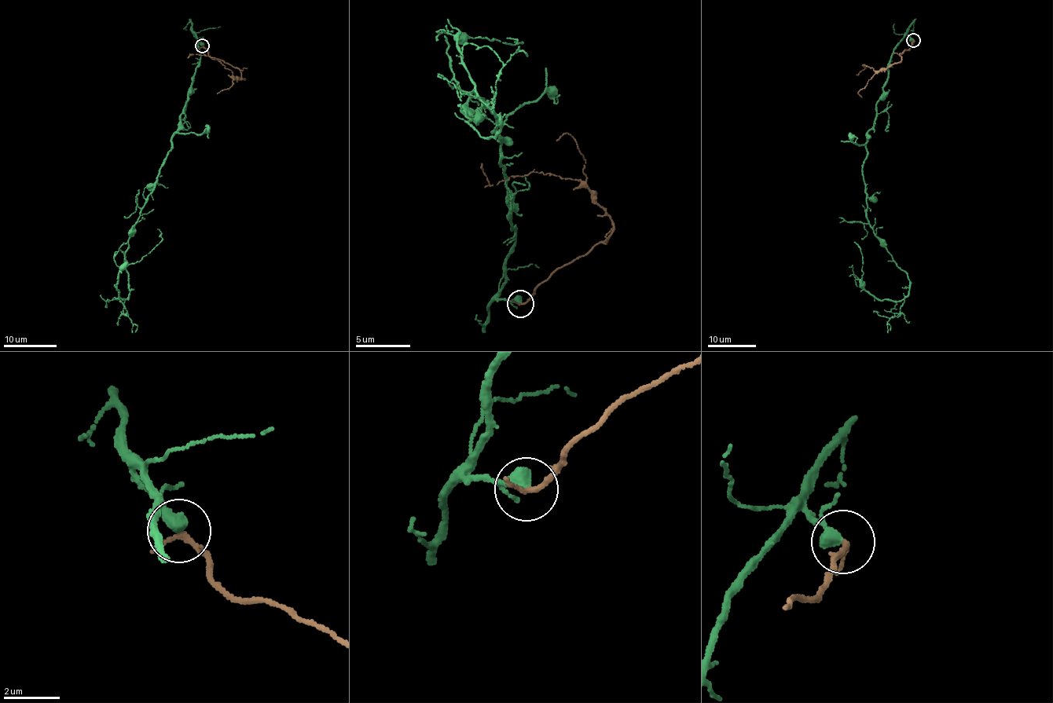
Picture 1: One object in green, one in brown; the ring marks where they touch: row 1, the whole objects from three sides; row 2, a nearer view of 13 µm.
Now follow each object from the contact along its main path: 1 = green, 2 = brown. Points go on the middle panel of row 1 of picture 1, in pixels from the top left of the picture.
1: (520, 304), (498, 295), (505, 138), (477, 90), (473, 129), (502, 128), (458, 41), (507, 38)
2: (520, 304), (559, 268), (607, 239), (612, 222), (582, 182), (539, 171), (489, 184), (482, 162)

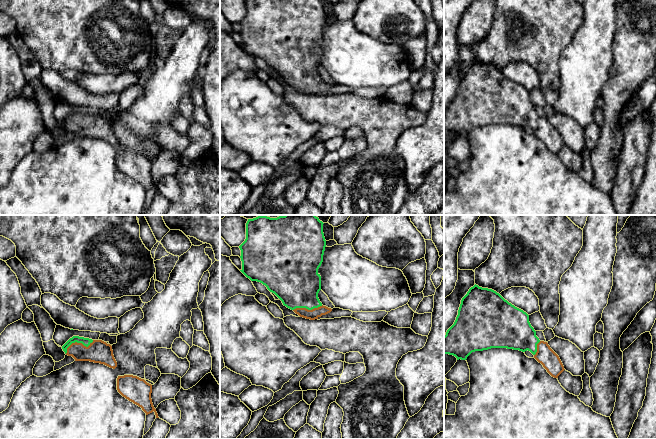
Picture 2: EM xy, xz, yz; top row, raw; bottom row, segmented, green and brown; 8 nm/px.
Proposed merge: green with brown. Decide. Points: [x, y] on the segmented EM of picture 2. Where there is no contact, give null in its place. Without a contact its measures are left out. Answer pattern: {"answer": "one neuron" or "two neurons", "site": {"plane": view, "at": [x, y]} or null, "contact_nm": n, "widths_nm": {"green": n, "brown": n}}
{"answer": "one neuron", "site": {"plane": "xy", "at": [77, 342]}, "contact_nm": 260, "widths_nm": {"green": 70, "brown": 180}}

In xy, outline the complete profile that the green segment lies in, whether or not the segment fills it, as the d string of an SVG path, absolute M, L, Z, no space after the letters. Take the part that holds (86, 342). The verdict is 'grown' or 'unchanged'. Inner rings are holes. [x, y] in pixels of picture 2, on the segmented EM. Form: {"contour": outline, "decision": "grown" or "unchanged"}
{"contour": "M73 336L62 346L62 349L75 361L100 363L113 369L117 367L112 346L102 340Z", "decision": "grown"}

